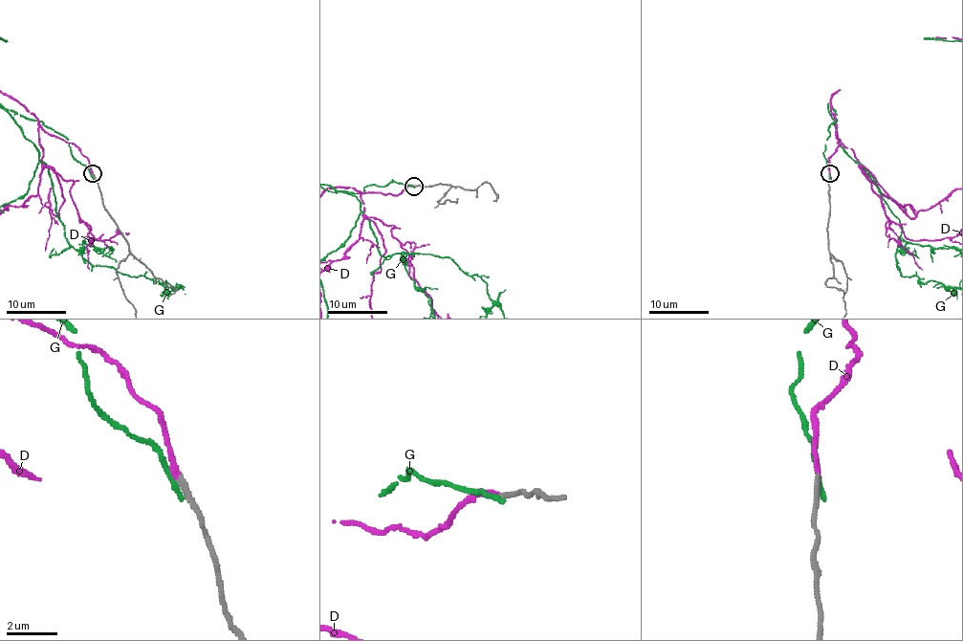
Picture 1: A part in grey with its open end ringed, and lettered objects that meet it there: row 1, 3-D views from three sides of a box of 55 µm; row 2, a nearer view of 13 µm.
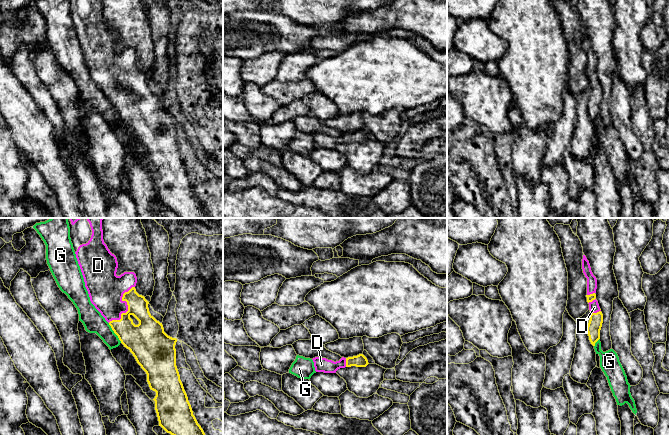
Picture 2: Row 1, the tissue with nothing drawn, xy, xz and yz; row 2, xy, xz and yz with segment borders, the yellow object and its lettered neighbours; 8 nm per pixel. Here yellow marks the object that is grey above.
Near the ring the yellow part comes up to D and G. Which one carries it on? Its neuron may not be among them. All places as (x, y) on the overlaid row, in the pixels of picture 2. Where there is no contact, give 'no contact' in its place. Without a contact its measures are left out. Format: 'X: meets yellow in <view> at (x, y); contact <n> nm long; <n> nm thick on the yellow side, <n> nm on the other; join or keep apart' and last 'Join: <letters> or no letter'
D: meets yellow in xy at (128, 307); contact 360 nm long; 200 nm thick on the yellow side, 280 nm on the other; join
G: meets yellow in xy at (114, 332); contact 190 nm long; 280 nm thick on the yellow side, 170 nm on the other; keep apart
Join: D

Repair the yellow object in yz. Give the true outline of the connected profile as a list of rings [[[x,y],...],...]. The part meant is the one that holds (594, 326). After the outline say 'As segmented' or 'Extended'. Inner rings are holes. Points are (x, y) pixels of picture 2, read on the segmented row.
[[[583,255],[582,269],[585,277],[587,278],[587,302],[591,312],[590,320],[587,326],[589,340],[593,346],[600,339],[600,330],[603,323],[603,314],[596,300],[597,279],[591,271],[589,261]]]. Extended

